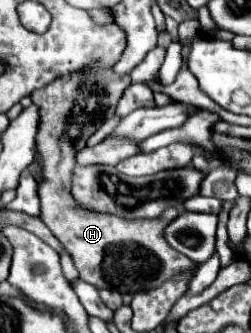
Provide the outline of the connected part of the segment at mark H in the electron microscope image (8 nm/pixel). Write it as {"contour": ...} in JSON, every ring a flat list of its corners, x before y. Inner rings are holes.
{"contour":[[80,70,80,74,68,74,68,78,56,78,52,84,34,90,34,94,30,94,32,102,40,108,40,128,36,136,36,148,40,154,40,168,42,168,42,180,38,182,38,198,42,206,40,218,70,252,74,266,80,272,80,280,96,286,98,290,108,288,120,294,134,294,138,290,156,288,164,280,172,278,174,274,180,274,194,266,190,258,168,246,168,242,164,240,164,226,168,226,172,218,178,218,180,212,184,212,184,208,182,210,170,208,160,218,154,220,124,220,118,216,88,212,80,208,70,196,70,176,76,162,76,152,86,146,86,140,100,128,100,124,106,118,114,116,116,102,120,100,122,92,128,86,130,86,130,76,118,76,114,70]]}

